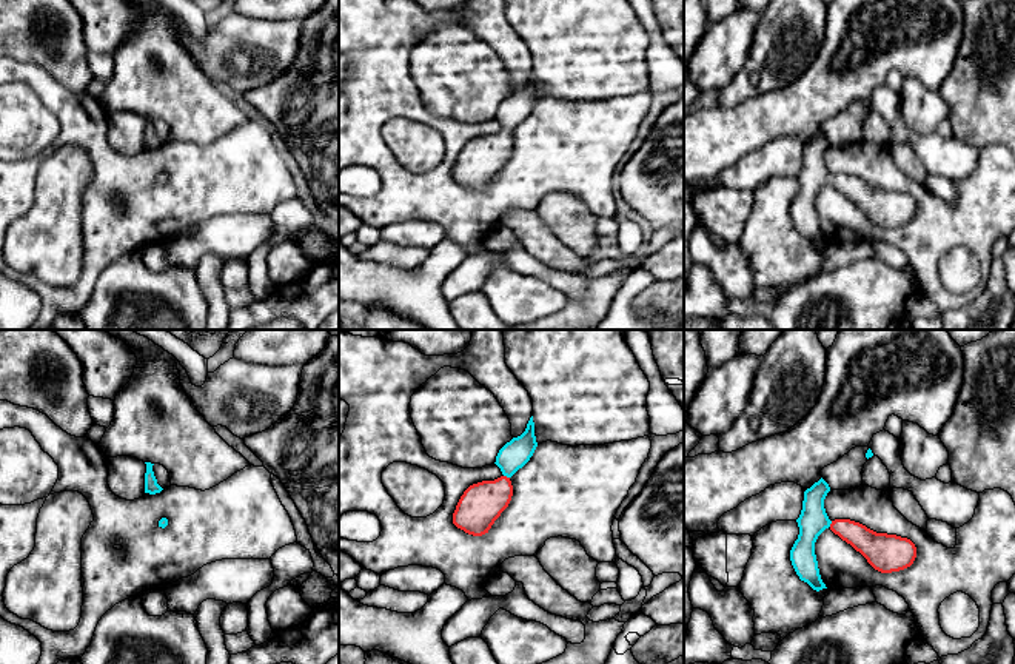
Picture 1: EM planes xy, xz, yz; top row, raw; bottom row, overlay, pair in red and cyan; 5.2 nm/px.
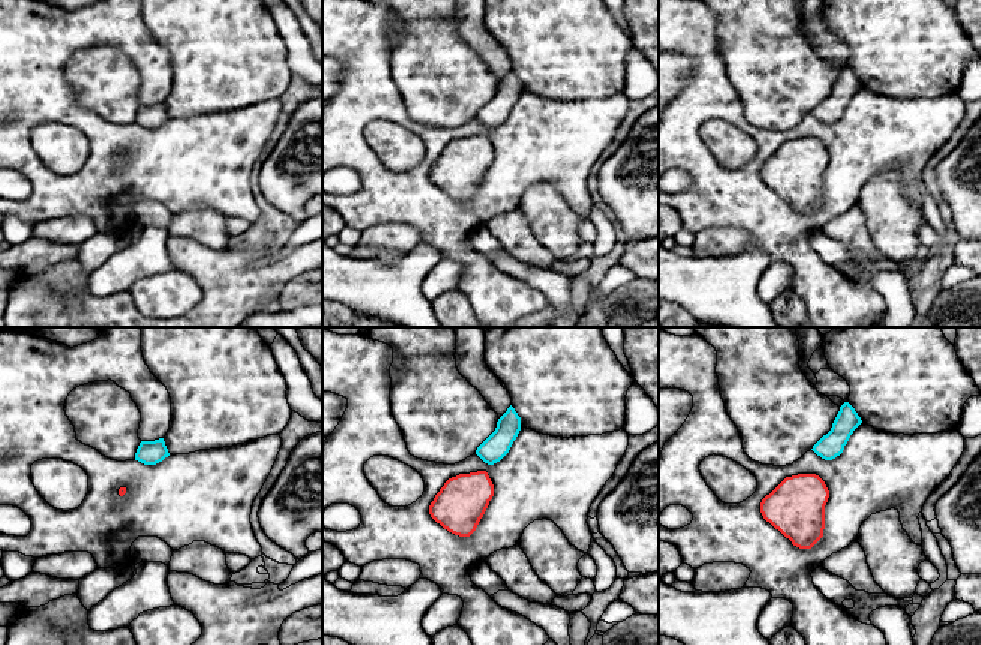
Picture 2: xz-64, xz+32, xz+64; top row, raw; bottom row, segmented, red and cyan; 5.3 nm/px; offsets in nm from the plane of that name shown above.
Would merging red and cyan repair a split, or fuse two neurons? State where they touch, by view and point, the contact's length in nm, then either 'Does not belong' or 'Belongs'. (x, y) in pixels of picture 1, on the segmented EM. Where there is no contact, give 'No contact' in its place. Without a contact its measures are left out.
Touches red at xz (505, 476). Shared border 40 nm. Belongs

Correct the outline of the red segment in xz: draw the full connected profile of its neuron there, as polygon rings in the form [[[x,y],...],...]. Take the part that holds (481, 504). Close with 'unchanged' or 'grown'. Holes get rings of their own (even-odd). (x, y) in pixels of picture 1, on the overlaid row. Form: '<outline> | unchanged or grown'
[[[533,416],[525,431],[507,442],[496,456],[502,476],[470,485],[453,513],[453,524],[473,536],[488,533],[494,521],[508,507],[513,496],[510,478],[522,468],[538,447]]] | grown

